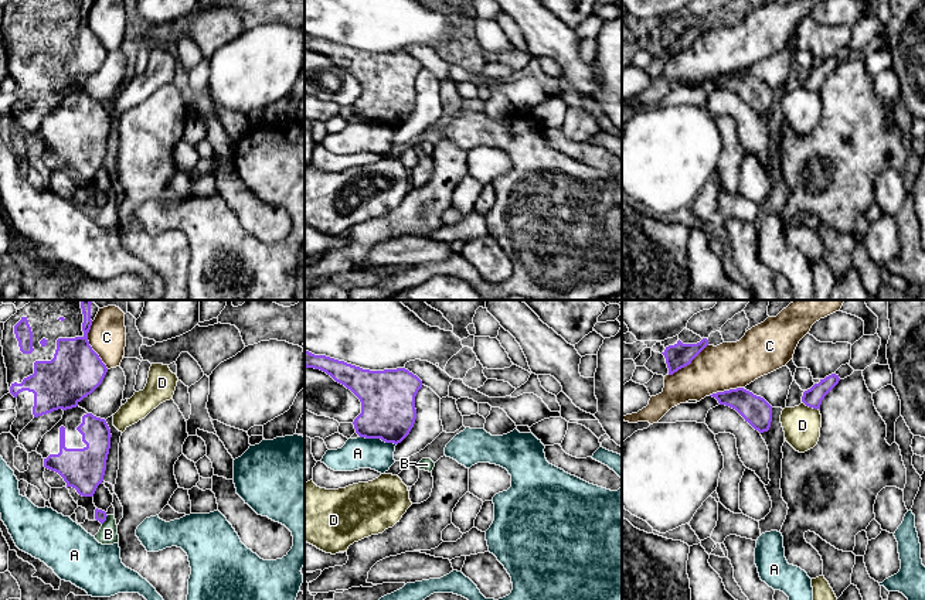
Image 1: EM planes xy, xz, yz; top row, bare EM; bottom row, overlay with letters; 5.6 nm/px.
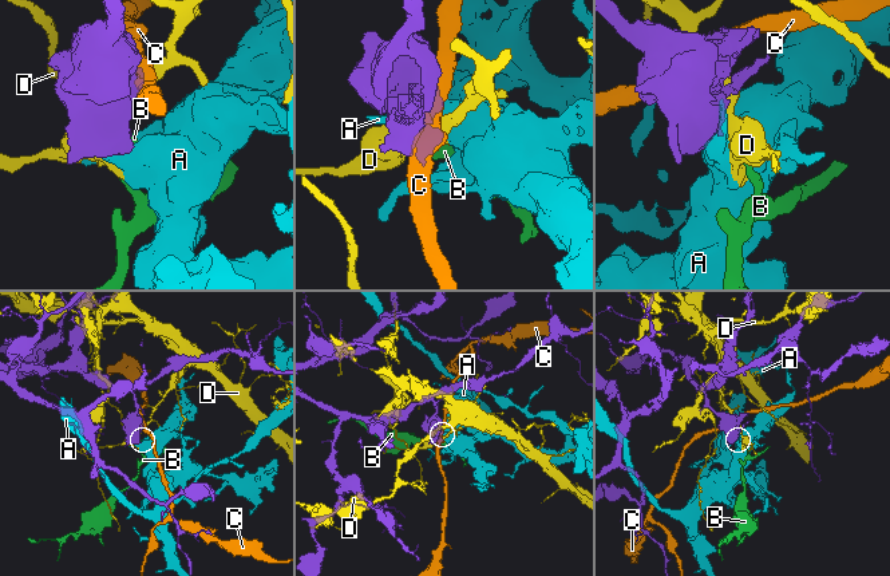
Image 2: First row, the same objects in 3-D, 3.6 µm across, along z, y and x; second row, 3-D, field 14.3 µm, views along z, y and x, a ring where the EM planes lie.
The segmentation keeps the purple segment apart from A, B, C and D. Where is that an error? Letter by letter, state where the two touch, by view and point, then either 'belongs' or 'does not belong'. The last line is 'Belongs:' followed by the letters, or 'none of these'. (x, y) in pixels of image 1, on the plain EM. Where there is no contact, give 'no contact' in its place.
A: xz (378, 120) | does not belong
B: xy (105, 203) | does not belong
C: xy (89, 29) | does not belong
D: yz (810, 89) | does not belong
Belongs: none of these

